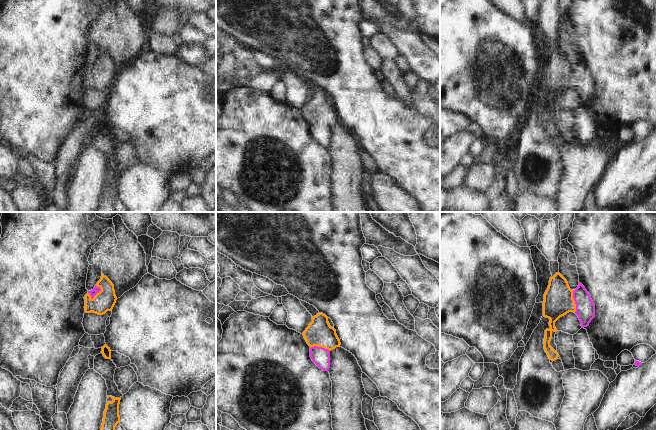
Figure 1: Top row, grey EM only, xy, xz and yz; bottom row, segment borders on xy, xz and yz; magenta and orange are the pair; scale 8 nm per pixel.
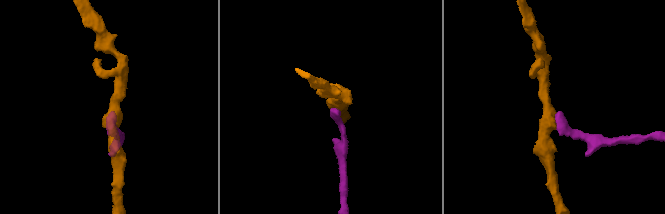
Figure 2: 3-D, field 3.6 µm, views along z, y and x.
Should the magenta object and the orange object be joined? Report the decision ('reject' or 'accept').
accept

